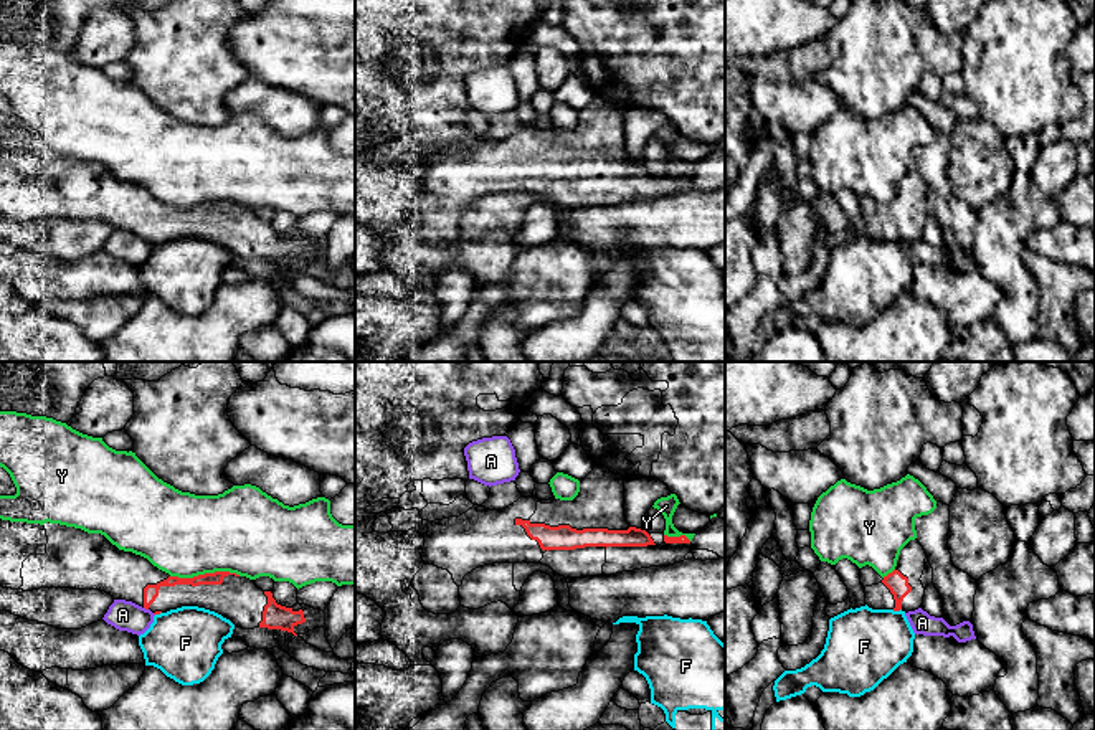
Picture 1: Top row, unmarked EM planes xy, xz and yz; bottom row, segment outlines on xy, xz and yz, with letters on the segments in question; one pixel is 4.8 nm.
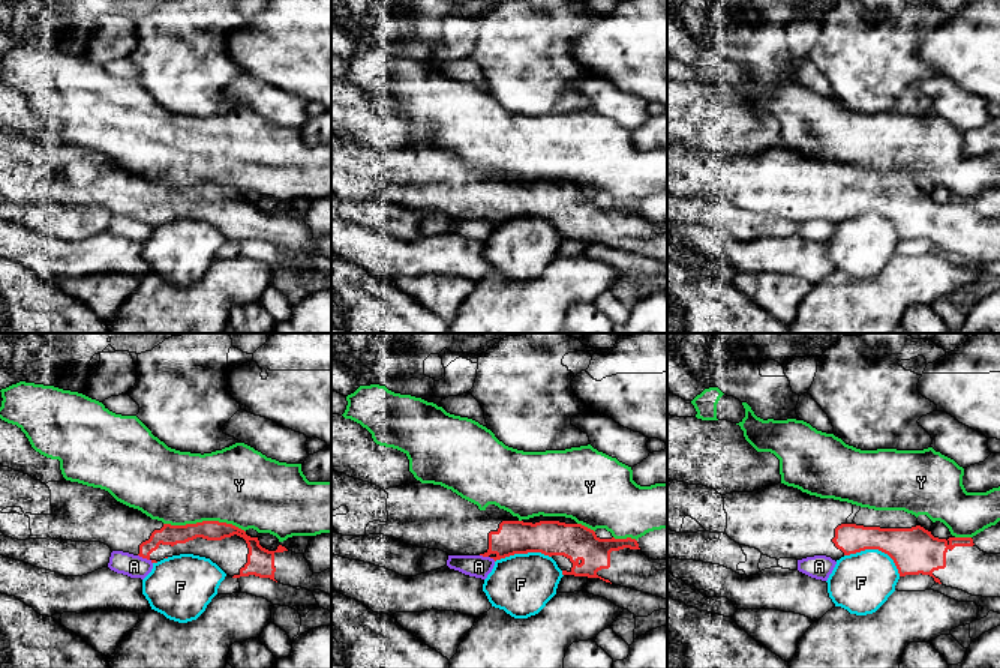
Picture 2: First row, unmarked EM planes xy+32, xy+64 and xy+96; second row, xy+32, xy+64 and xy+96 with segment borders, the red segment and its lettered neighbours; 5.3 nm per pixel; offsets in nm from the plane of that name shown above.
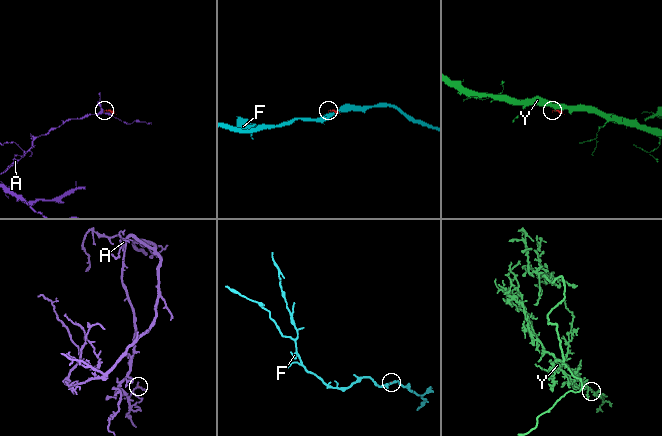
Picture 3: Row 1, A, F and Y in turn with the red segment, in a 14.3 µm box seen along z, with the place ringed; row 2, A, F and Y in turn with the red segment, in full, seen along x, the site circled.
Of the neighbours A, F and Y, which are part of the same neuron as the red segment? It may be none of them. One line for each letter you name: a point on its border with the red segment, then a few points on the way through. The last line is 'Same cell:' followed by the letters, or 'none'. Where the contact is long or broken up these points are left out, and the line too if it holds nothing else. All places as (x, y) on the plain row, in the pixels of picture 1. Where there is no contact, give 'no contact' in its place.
Same cell: none

